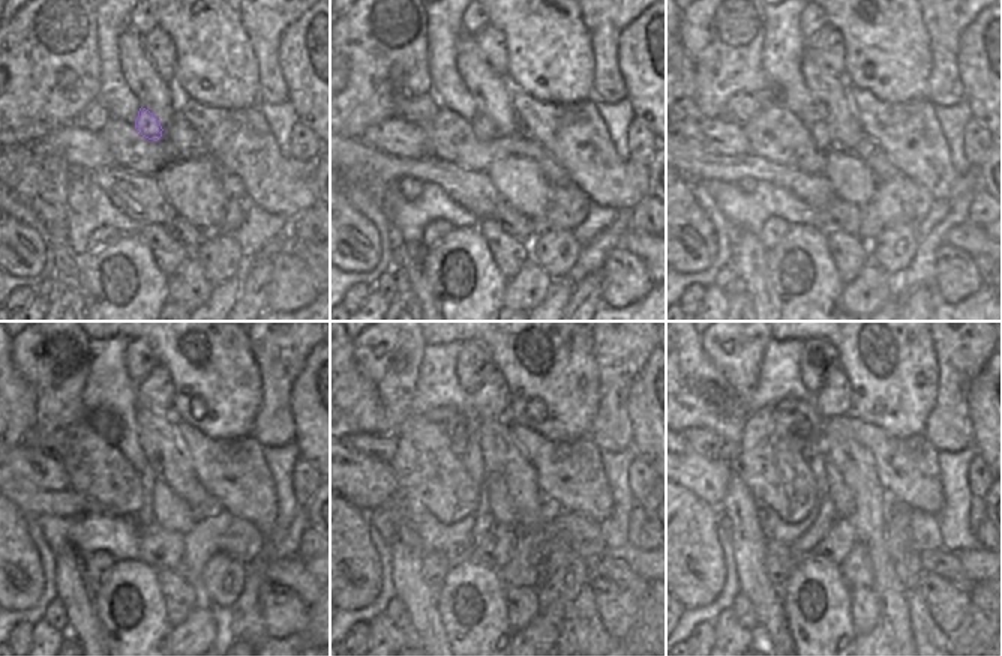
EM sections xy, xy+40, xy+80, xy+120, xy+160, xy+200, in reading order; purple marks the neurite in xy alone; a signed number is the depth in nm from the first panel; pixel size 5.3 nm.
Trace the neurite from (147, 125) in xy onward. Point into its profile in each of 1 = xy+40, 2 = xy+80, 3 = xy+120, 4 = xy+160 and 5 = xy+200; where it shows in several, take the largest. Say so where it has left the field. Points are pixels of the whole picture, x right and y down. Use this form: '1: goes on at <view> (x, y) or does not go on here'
1: goes on at xy+40 (483, 128)
2: goes on at xy+80 (819, 132)
3: goes on at xy+120 (147, 475)
4: goes on at xy+160 (485, 521)
5: goes on at xy+200 (801, 548)

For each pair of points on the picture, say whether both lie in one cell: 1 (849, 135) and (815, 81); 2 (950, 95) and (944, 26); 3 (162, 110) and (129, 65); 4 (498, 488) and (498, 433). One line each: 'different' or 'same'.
1: same
2: same
3: same
4: different

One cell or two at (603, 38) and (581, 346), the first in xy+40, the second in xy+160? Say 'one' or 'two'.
two

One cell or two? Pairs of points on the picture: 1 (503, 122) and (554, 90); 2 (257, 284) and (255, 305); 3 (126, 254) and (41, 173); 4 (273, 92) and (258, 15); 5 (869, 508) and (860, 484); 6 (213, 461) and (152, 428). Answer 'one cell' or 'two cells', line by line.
1: two cells
2: one cell
3: two cells
4: one cell
5: one cell
6: two cells

